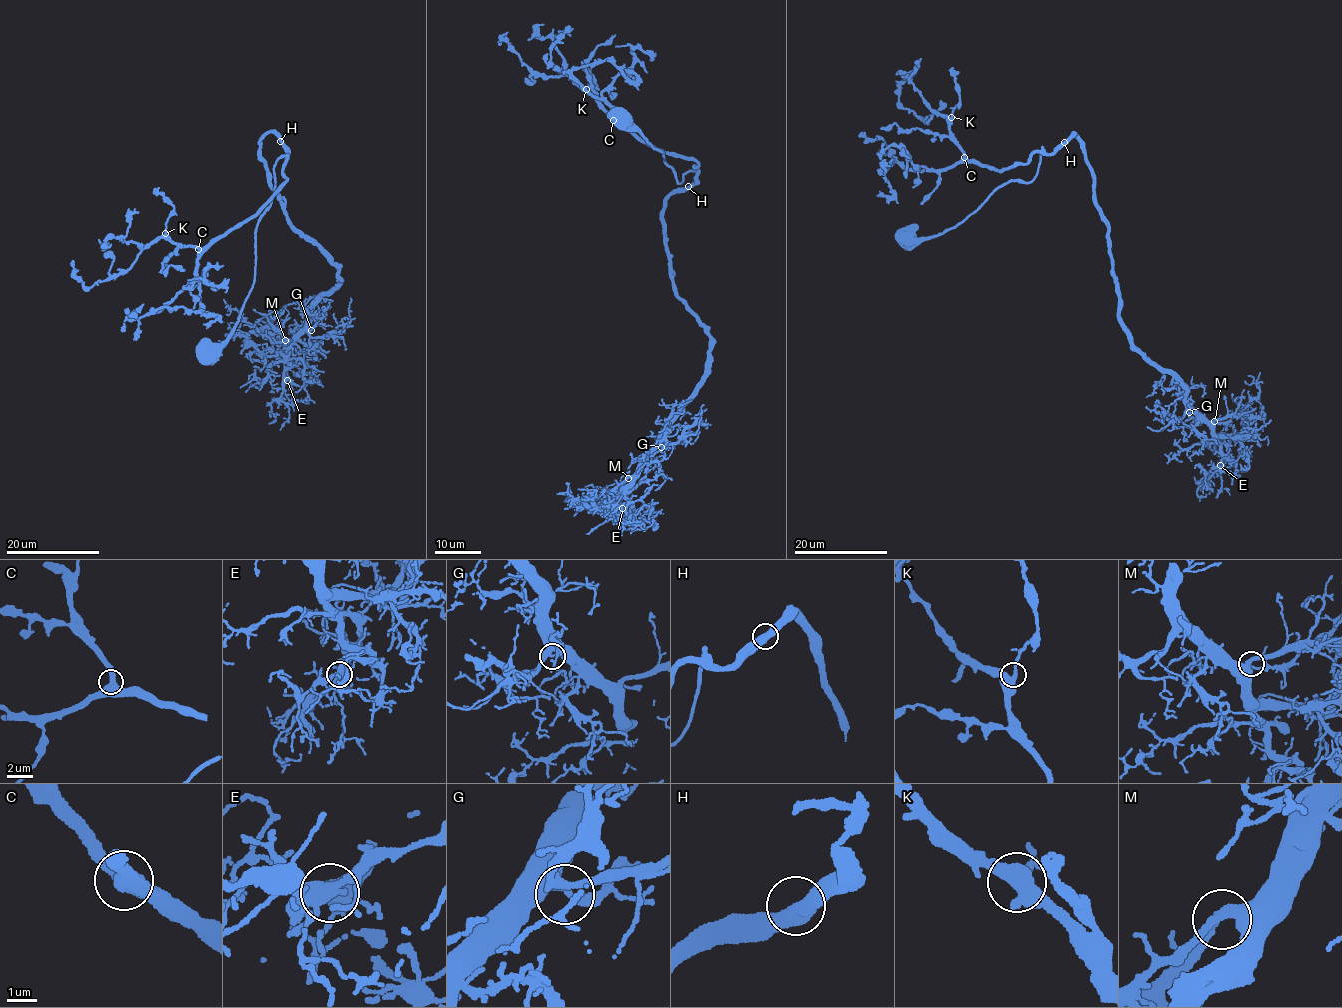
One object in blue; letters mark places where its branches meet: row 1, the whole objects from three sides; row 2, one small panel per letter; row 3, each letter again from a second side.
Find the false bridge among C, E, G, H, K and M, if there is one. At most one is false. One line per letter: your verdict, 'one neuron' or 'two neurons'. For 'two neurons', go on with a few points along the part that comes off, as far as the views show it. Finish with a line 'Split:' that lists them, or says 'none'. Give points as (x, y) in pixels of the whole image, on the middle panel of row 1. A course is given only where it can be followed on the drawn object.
C: one neuron
E: one neuron
G: one neuron
H: one neuron
K: one neuron
M: one neuron
Split: none

